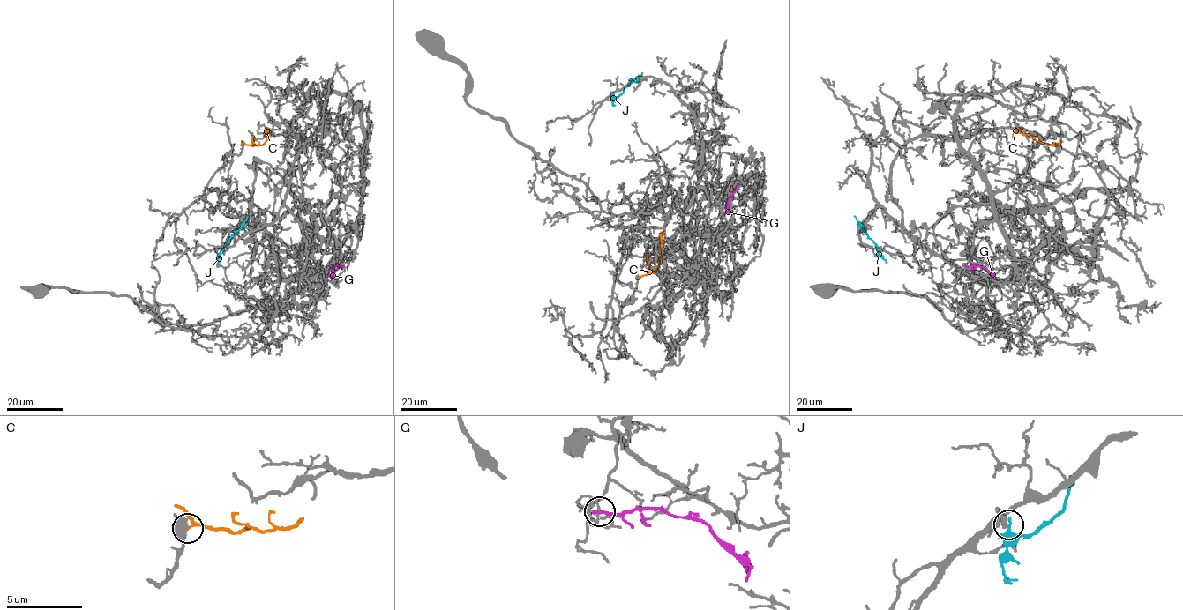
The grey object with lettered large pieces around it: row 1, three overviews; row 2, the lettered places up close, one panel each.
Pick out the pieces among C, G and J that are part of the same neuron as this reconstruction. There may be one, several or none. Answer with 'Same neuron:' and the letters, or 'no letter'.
Same neuron: no letter

